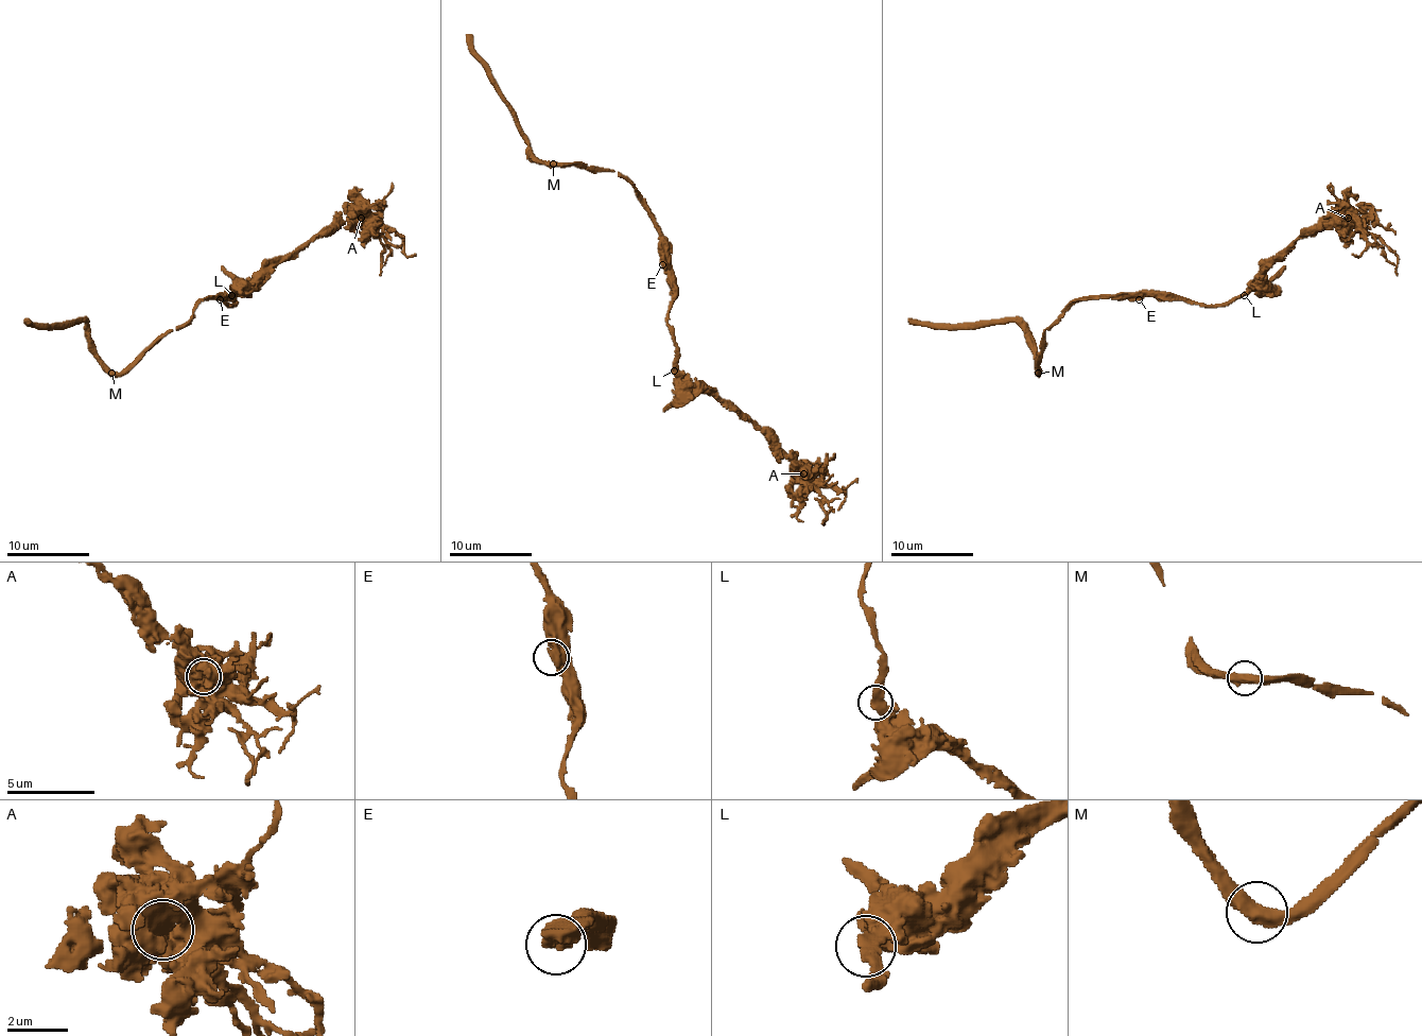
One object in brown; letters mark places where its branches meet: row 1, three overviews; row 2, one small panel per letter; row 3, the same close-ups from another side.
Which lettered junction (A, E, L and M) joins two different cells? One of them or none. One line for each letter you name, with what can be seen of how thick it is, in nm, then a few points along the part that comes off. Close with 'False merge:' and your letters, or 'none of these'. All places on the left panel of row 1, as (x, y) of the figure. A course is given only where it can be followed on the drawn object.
A: Thickness 1050 nm. Course of the part to remove: (362, 217), (391, 249), (380, 275)
False merge: A

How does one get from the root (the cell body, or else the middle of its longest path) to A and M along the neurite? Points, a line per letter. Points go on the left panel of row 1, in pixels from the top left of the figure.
A: (226, 295), (232, 306), (238, 291), (257, 285), (314, 238), (362, 217)
M: (226, 295), (202, 299), (187, 322), (160, 334), (119, 374), (110, 374)

